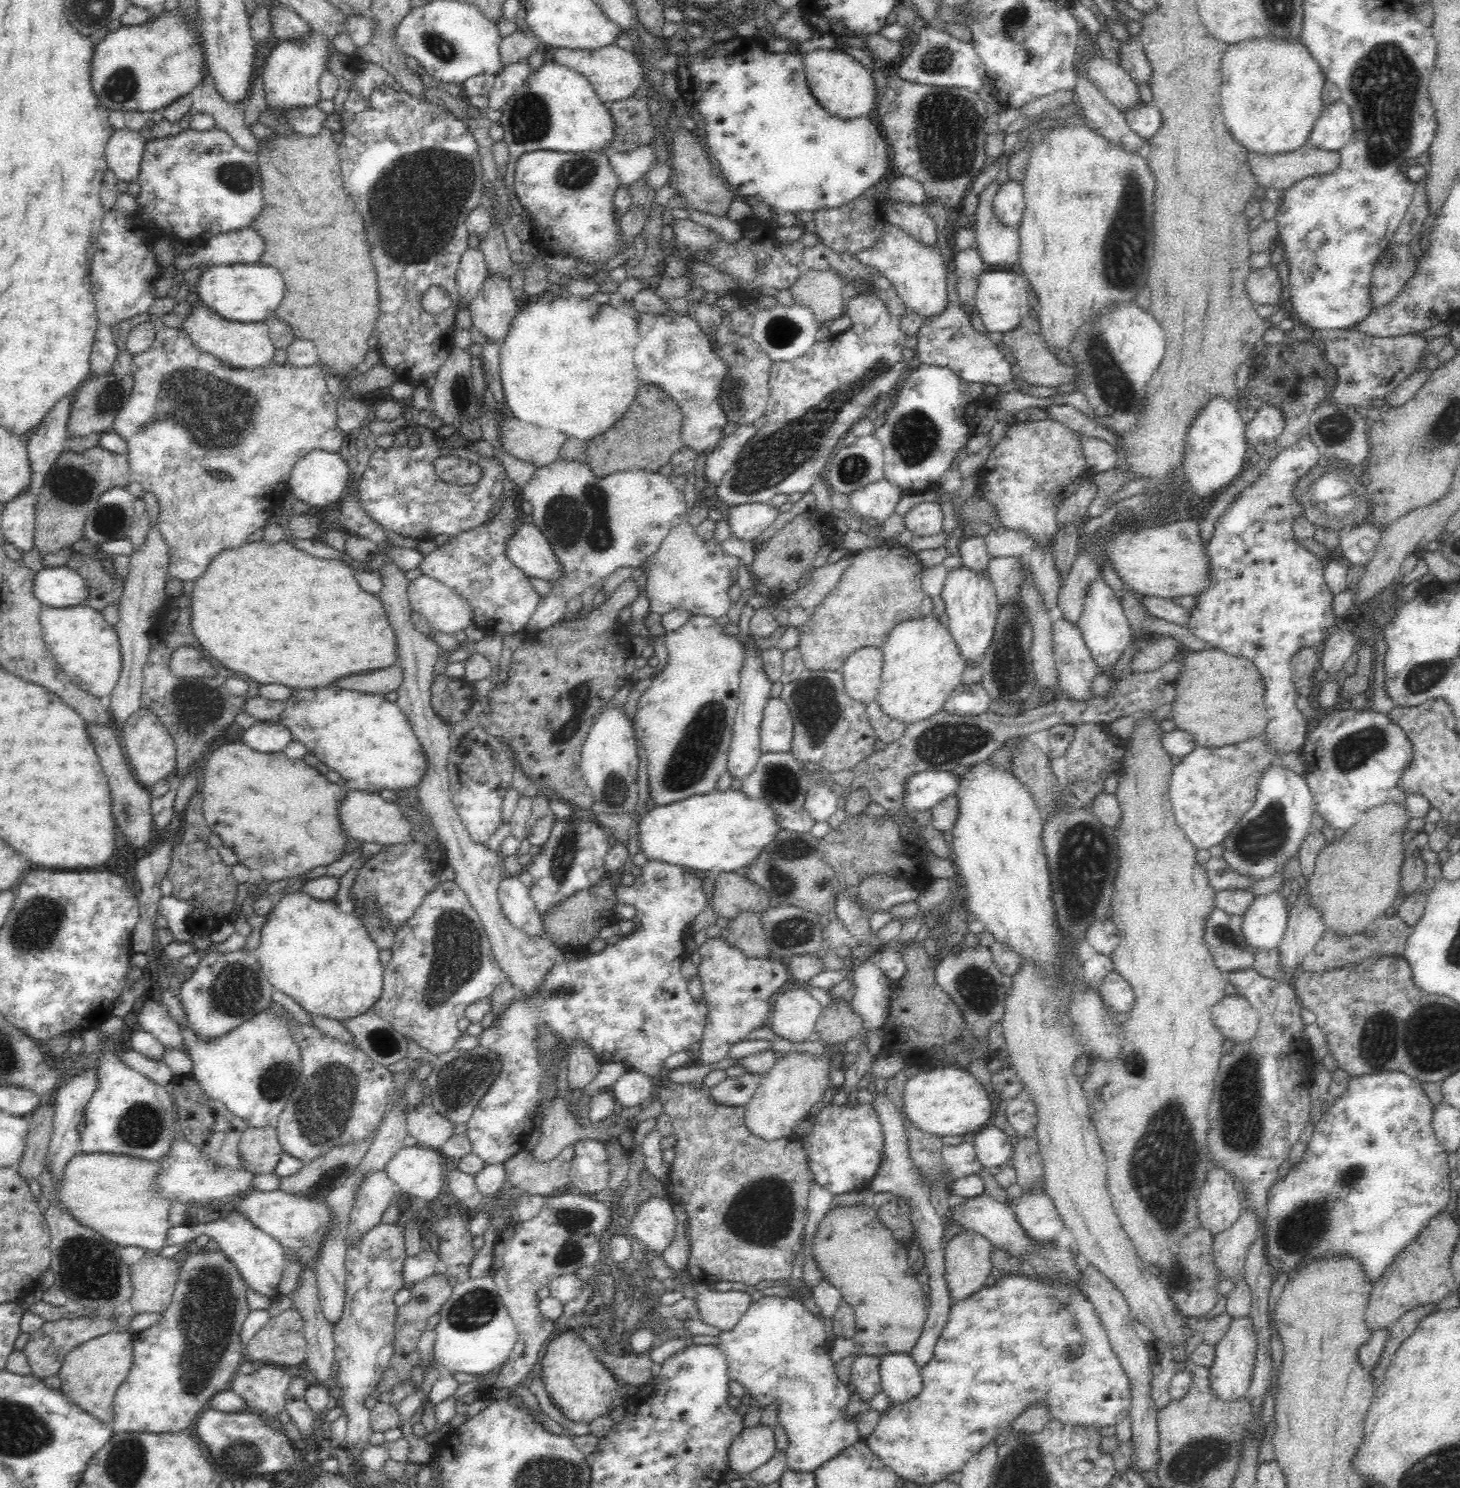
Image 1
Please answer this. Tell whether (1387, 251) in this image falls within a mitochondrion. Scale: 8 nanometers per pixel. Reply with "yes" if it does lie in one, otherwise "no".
no

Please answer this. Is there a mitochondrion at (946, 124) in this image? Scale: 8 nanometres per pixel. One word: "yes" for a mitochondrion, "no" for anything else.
yes

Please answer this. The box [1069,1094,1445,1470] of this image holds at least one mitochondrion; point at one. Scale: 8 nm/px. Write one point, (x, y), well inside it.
(1311, 1226)

